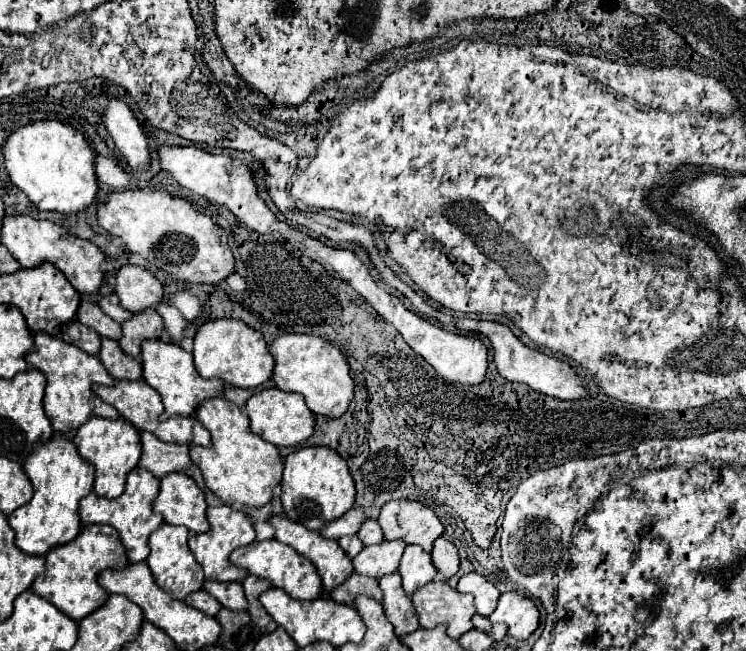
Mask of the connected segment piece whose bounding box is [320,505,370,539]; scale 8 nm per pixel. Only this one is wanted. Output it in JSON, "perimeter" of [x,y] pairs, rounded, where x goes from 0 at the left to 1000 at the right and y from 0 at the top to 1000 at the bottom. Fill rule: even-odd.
{"perimeter":[[[472,779],[469,785],[464,785],[456,797],[440,803],[429,819],[437,825],[437,828],[456,828],[456,825],[464,825],[464,822],[477,822],[483,806],[493,797],[493,785],[488,779]]]}

